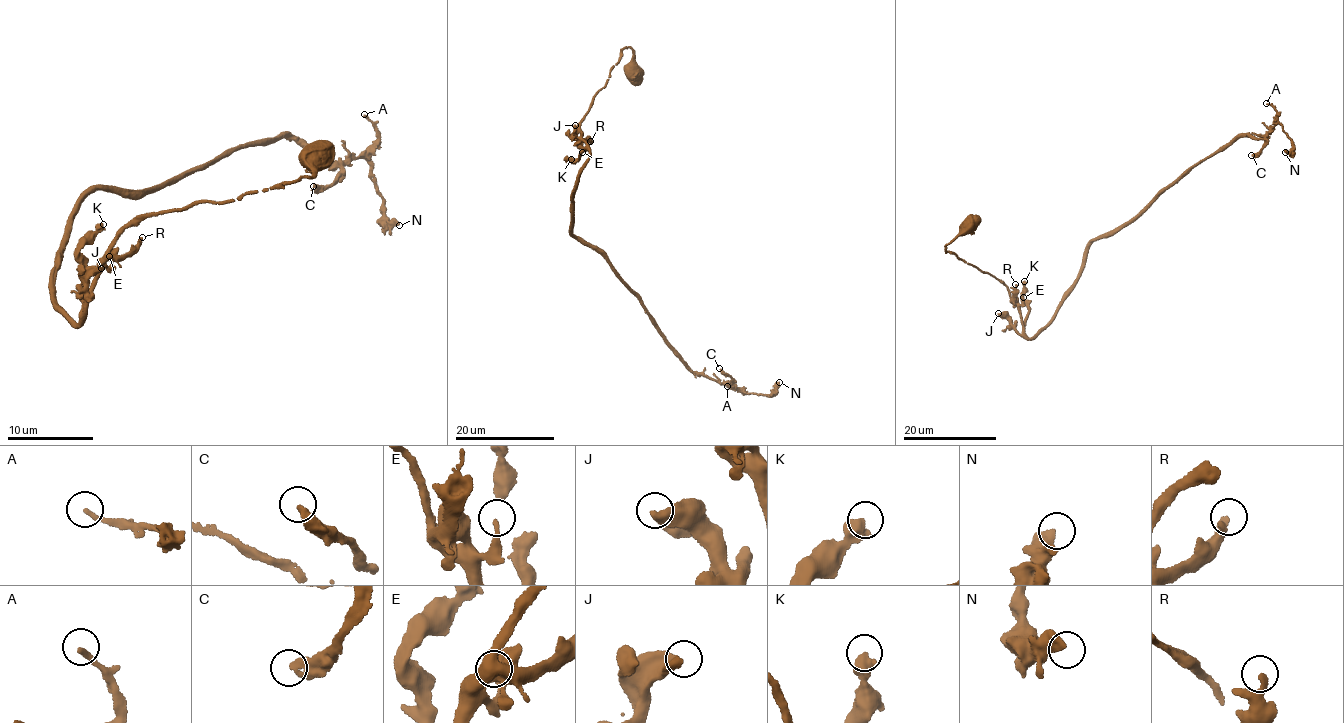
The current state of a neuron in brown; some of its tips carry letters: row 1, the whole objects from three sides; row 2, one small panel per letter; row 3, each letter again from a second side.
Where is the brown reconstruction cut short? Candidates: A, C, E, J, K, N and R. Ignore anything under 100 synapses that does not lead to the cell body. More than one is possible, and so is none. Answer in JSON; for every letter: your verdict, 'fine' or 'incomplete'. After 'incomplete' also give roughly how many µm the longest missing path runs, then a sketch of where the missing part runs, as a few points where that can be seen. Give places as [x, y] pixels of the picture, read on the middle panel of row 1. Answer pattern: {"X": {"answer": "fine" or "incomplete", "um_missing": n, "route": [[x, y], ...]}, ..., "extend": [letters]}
{"A": {"answer": "fine"}, "C": {"answer": "fine"}, "E": {"answer": "fine"}, "J": {"answer": "fine"}, "K": {"answer": "fine"}, "N": {"answer": "fine"}, "R": {"answer": "fine"}, "extend": []}

